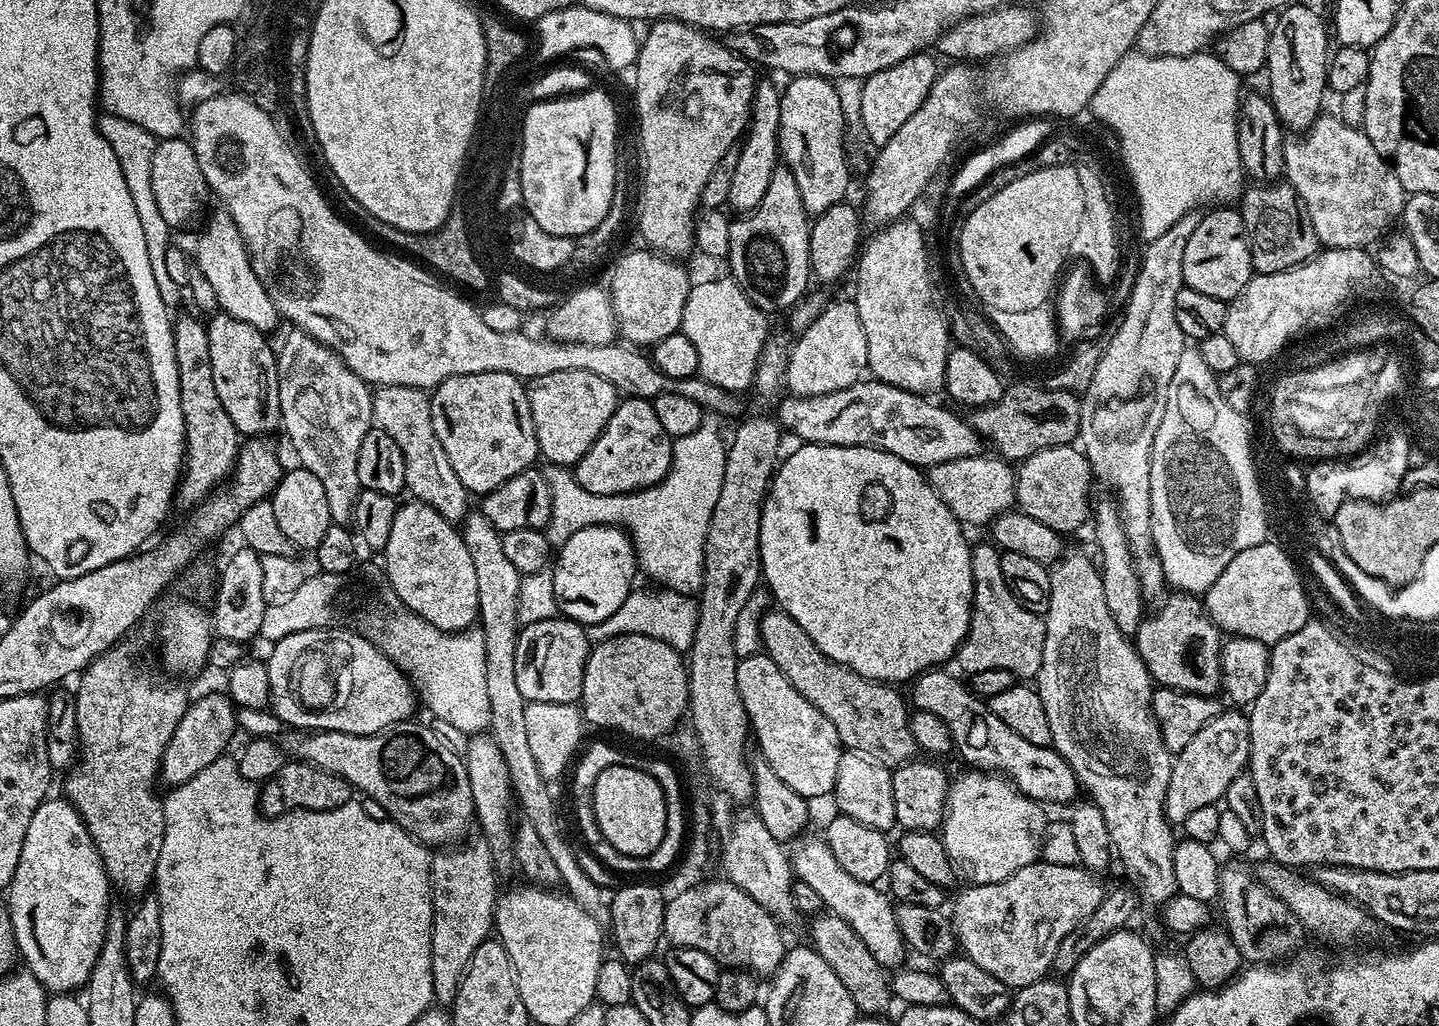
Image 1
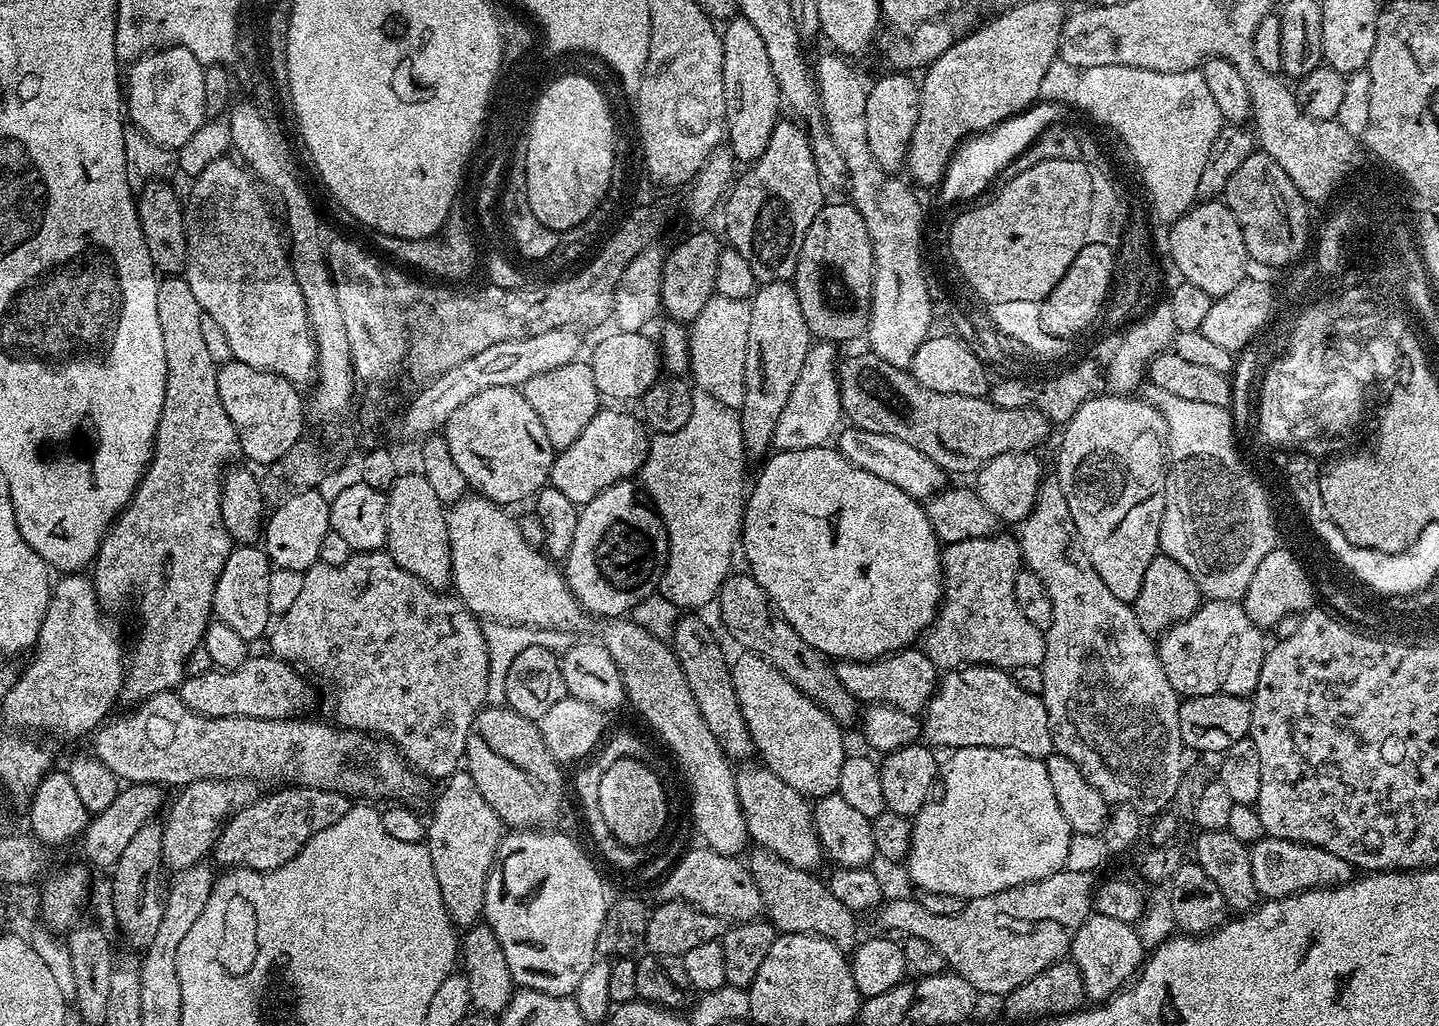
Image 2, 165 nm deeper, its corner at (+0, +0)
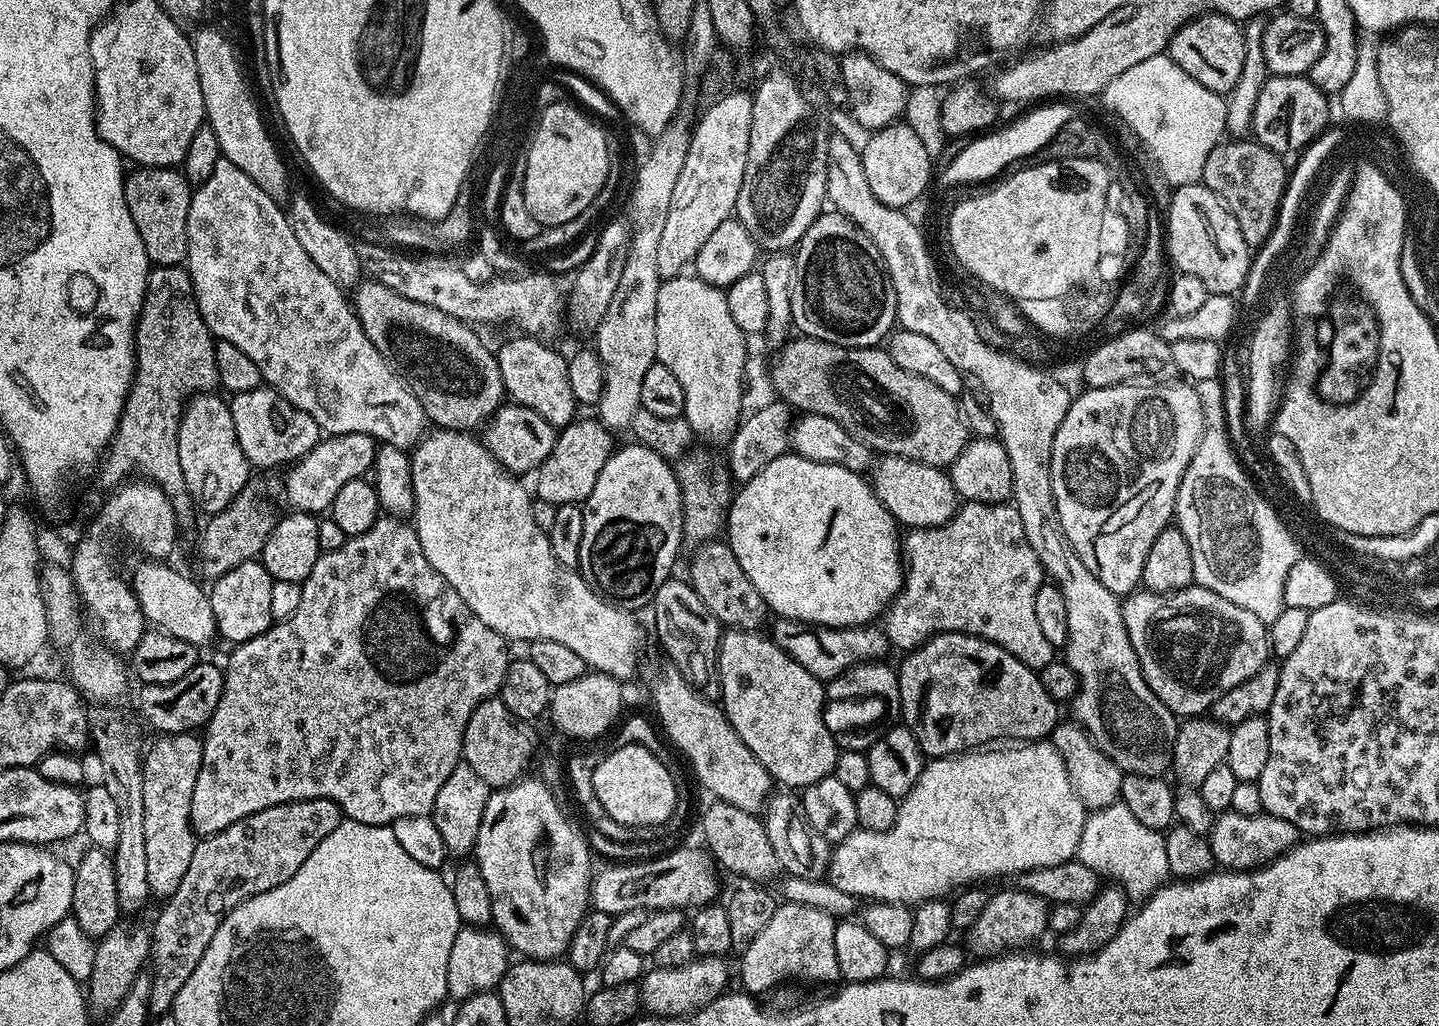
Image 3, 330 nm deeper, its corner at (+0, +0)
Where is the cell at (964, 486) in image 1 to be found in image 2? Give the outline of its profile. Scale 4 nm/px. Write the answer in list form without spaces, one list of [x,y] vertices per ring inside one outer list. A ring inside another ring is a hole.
[[[844,426],[839,429],[834,444],[850,463],[870,470],[872,474],[878,474],[878,478],[898,486],[898,490],[906,490],[906,494],[918,501],[927,501],[929,496],[936,495],[946,487],[946,473],[942,466],[926,458],[922,450],[914,450],[914,446],[902,442],[902,438],[894,438],[890,434],[874,434],[855,426]]]

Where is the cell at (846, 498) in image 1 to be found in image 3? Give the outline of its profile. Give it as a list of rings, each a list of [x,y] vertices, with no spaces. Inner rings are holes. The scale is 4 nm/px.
[[[785,454],[774,458],[774,462],[762,466],[762,470],[754,474],[754,478],[743,481],[737,488],[726,511],[726,534],[728,532],[726,543],[730,546],[730,550],[734,550],[734,558],[738,558],[738,566],[742,566],[742,574],[746,574],[746,578],[754,582],[754,590],[762,594],[769,613],[786,620],[794,620],[801,626],[826,626],[827,628],[862,628],[883,617],[888,605],[904,587],[906,568],[902,563],[902,532],[896,519],[890,514],[890,510],[882,506],[871,483],[861,473],[846,470],[846,466],[810,462],[795,454]]]

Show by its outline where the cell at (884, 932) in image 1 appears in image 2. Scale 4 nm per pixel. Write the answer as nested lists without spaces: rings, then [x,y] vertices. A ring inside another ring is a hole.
[[[756,762],[741,768],[744,769],[736,772],[736,789],[749,837],[767,852],[790,862],[790,866],[798,866],[807,872],[819,869],[820,859],[823,861],[826,853],[816,837],[813,805],[801,792],[794,790],[794,786],[786,786],[786,782],[769,768]]]

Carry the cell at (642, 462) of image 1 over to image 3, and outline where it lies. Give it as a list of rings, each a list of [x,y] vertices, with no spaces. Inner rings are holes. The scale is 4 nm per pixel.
[[[577,418],[562,429],[559,429],[554,450],[542,462],[535,473],[537,497],[554,505],[579,504],[583,505],[588,499],[590,490],[594,490],[594,482],[598,482],[598,474],[602,474],[602,466],[612,457],[614,443],[613,433],[596,418],[583,420]]]

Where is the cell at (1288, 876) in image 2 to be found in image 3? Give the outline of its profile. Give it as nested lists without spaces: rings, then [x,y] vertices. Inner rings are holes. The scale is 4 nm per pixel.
[[[1229,810],[1217,815],[1207,839],[1215,863],[1221,869],[1250,872],[1286,855],[1291,848],[1301,843],[1302,834],[1294,826],[1294,822],[1286,822],[1286,818],[1274,818],[1267,814],[1247,816]]]

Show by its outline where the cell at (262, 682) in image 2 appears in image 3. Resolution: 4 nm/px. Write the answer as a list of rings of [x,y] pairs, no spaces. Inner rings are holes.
[[[198,662],[190,670],[190,674],[186,674],[182,678],[178,678],[178,682],[170,682],[169,684],[145,684],[139,690],[140,692],[140,712],[144,715],[144,720],[152,728],[157,728],[157,733],[171,734],[174,732],[190,732],[195,733],[197,730],[203,729],[209,718],[214,714],[214,710],[218,706],[218,698],[222,698],[222,690],[224,689],[224,673],[221,665],[204,664]]]

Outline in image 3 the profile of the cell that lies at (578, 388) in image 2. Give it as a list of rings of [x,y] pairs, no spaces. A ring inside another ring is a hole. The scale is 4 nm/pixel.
[[[516,334],[513,340],[506,341],[501,348],[497,347],[495,354],[505,393],[515,403],[534,410],[538,418],[546,418],[548,425],[559,430],[577,419],[578,405],[574,390],[570,390],[568,356],[555,352],[548,344],[551,343],[540,338]]]

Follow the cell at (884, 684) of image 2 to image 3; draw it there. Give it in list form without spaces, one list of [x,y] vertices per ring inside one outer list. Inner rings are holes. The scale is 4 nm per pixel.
[[[776,618],[771,621],[771,640],[778,645],[802,670],[810,670],[814,678],[827,682],[838,678],[855,664],[880,662],[890,652],[888,635],[883,627],[865,626],[862,628],[827,628],[826,626],[801,626],[794,620]]]

